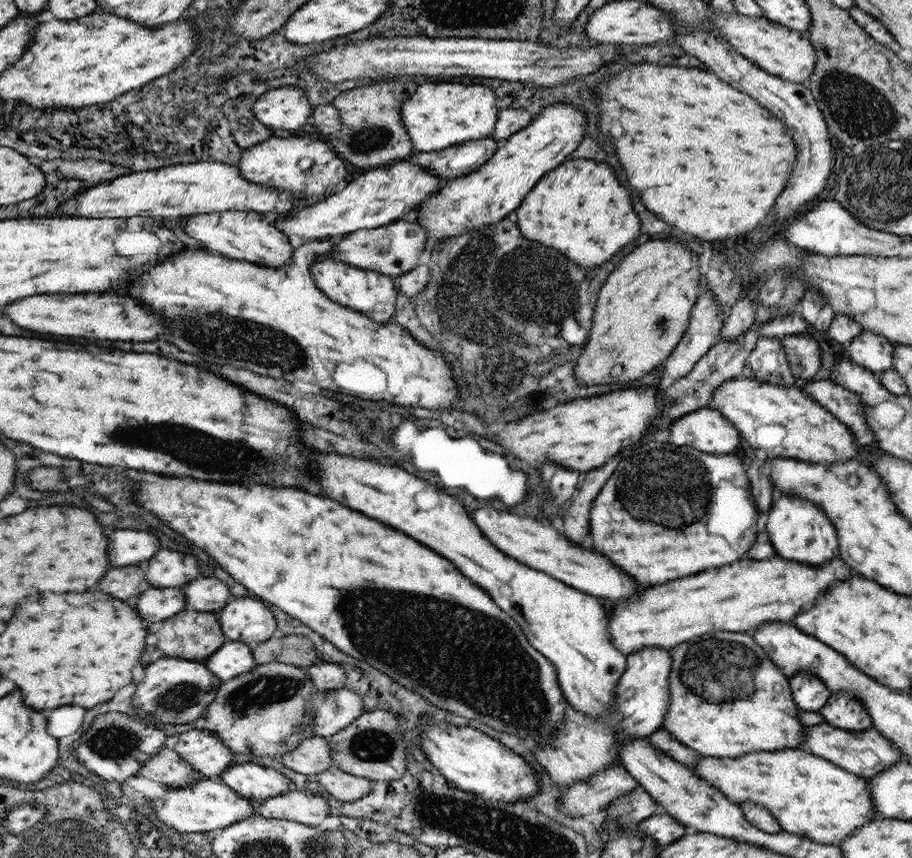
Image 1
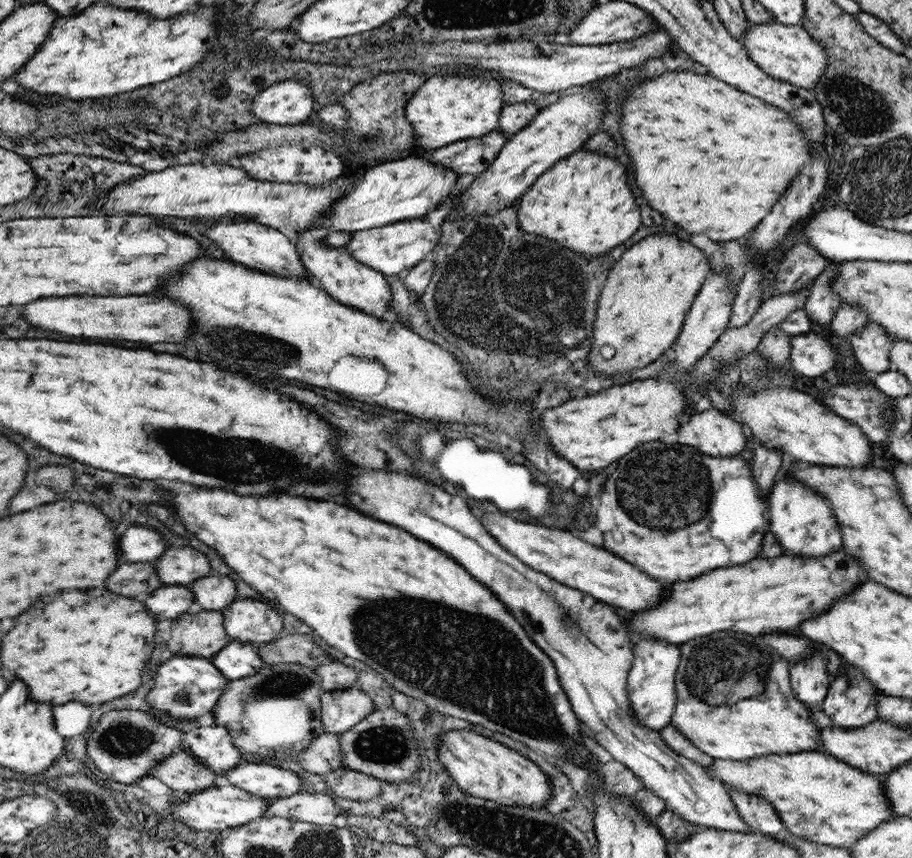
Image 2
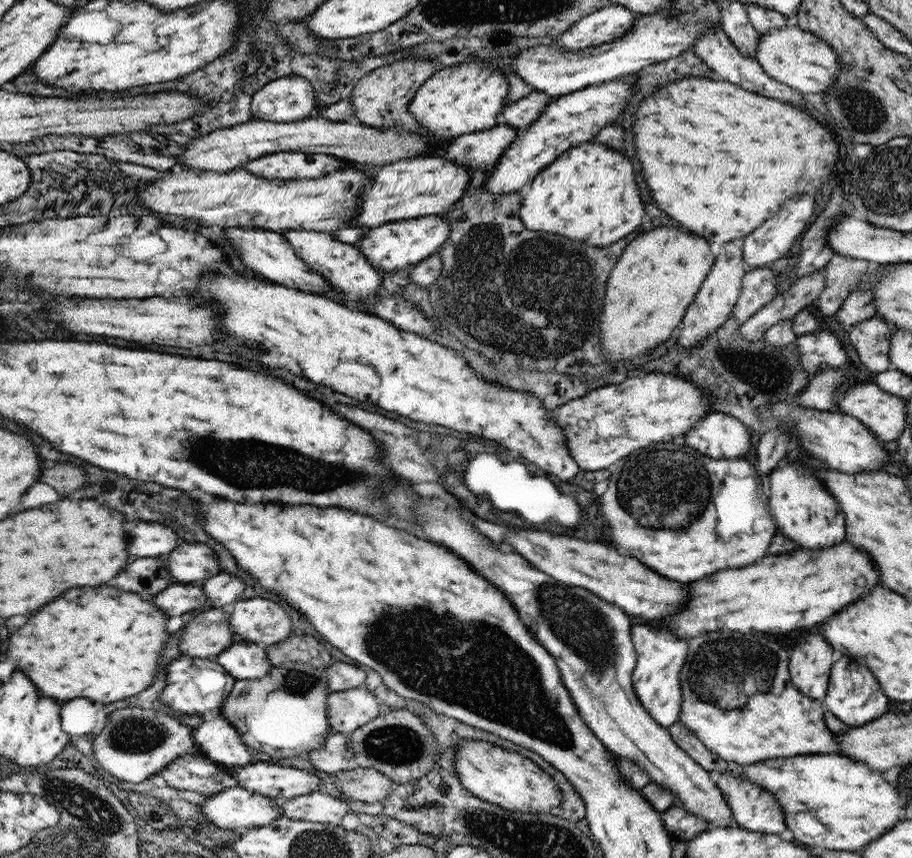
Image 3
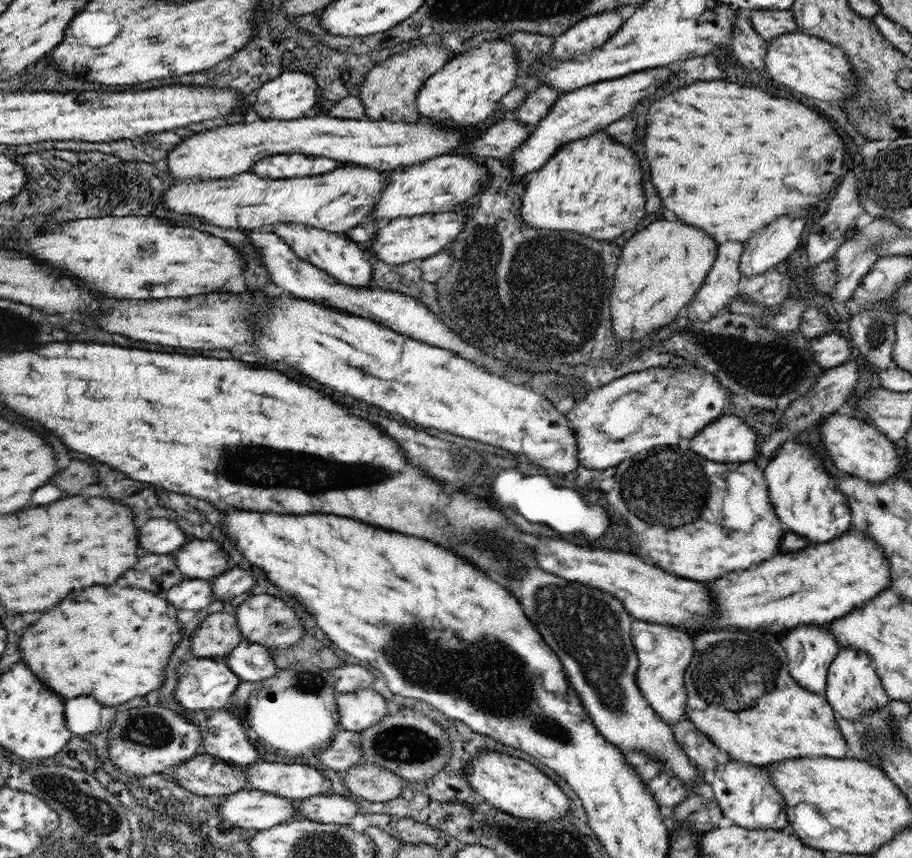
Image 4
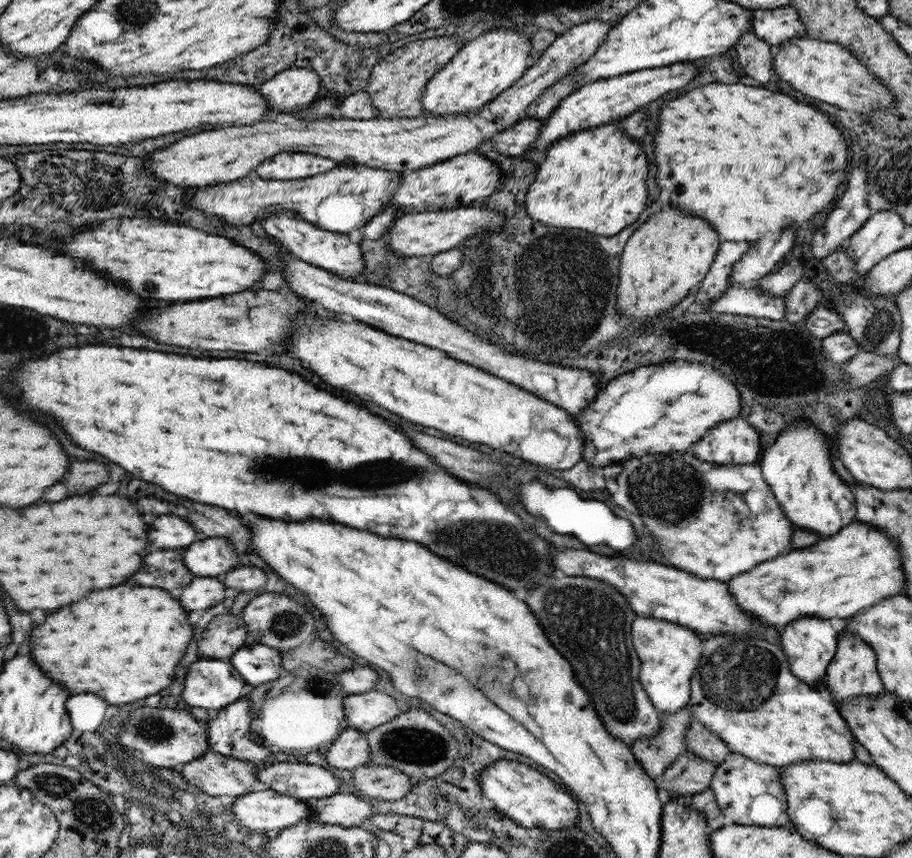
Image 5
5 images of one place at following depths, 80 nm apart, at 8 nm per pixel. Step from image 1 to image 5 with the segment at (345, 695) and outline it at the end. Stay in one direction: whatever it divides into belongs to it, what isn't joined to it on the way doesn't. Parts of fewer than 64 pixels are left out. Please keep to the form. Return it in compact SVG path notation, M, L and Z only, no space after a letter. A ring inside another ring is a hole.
M370 690L362 694L346 695L343 700L350 728L369 731L386 724L400 713L398 701L384 691Z

